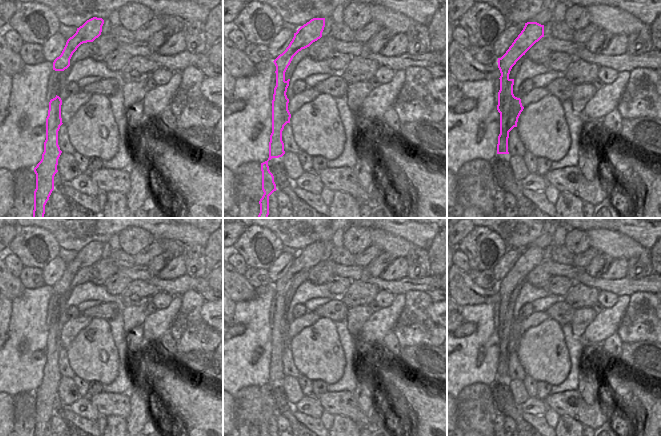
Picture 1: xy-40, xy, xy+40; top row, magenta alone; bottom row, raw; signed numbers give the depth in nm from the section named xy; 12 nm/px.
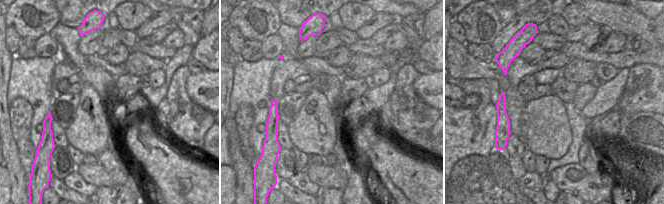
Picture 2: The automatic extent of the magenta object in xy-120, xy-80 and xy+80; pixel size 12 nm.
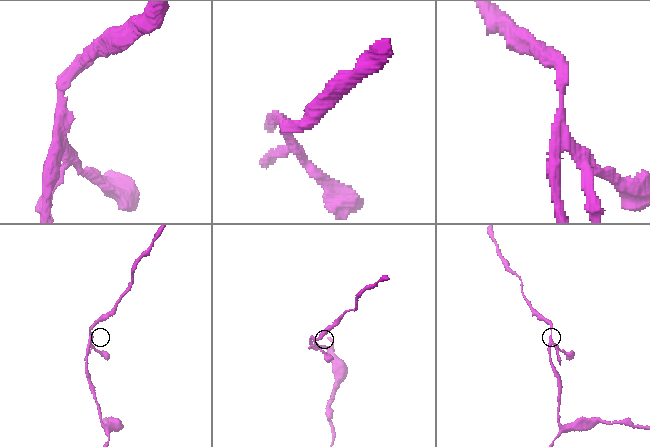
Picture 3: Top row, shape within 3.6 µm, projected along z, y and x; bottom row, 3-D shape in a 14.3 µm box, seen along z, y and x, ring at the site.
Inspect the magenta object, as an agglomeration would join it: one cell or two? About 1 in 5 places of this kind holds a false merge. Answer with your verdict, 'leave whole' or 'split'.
split

